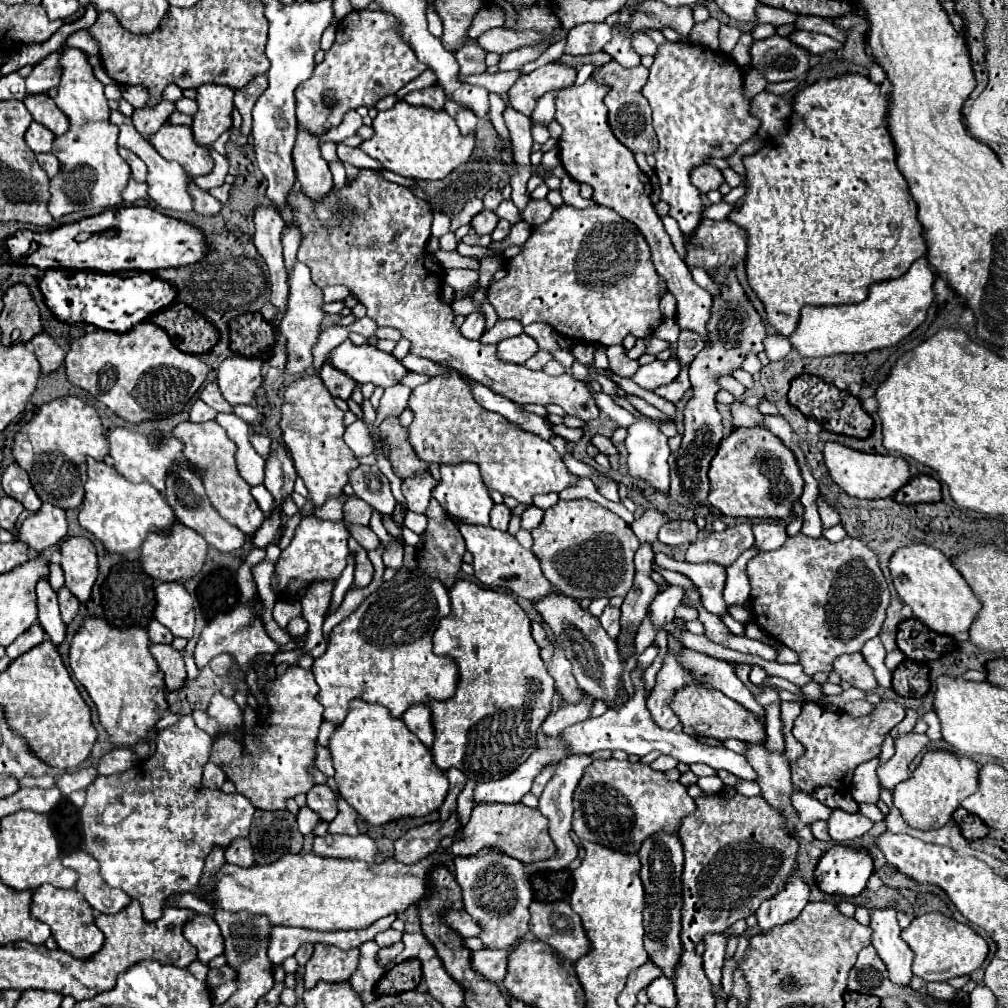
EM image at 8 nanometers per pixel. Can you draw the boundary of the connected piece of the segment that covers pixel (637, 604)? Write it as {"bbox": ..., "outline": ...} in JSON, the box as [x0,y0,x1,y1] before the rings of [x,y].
{"bbox":[616,544,658,648],"outline":[[[640,544],[634,562],[636,562],[634,586],[626,594],[624,604],[620,608],[622,610],[622,618],[620,618],[622,630],[620,630],[620,636],[616,642],[622,648],[634,644],[634,632],[642,624],[642,620],[646,618],[652,598],[656,598],[656,594],[658,594],[658,584],[650,578],[650,574],[654,572],[654,568],[652,568],[652,562],[654,562],[652,546]]]}

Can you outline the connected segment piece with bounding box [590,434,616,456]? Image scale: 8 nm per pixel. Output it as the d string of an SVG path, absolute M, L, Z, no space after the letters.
M596 434L596 436L592 436L592 440L590 440L602 454L616 454L616 446L610 442L610 438L606 438L606 436L602 436L602 434Z

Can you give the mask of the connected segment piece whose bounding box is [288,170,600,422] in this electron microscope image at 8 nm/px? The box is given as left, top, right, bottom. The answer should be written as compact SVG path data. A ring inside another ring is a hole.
M360 170L358 178L356 178L350 186L344 186L340 192L330 192L320 204L314 204L314 202L312 202L310 198L306 198L300 190L292 190L292 192L290 192L288 204L292 206L292 220L296 220L296 222L300 224L300 228L302 228L302 244L300 244L300 248L298 248L298 260L304 262L306 266L310 266L310 270L312 270L312 282L316 282L320 288L326 288L326 286L332 286L332 284L344 284L344 286L348 286L350 292L356 294L356 298L368 308L368 316L374 318L374 320L378 322L378 326L392 326L392 328L398 328L398 330L402 332L402 336L408 338L408 340L412 342L412 348L410 348L412 354L422 356L422 358L430 358L430 360L434 360L434 362L448 362L450 368L454 368L454 370L458 370L458 372L462 372L462 374L466 374L466 376L470 376L470 378L482 382L484 386L492 388L496 394L502 394L502 396L510 398L510 400L516 402L516 404L528 404L528 402L532 402L532 404L558 404L566 414L576 416L576 418L580 418L580 420L584 420L584 422L596 420L596 418L600 416L600 410L598 410L594 398L590 396L588 388L584 386L584 382L576 380L572 374L548 376L548 374L542 372L542 370L540 370L540 372L534 372L534 370L528 370L526 366L520 366L520 364L502 362L502 360L498 360L498 356L496 356L494 344L482 344L480 340L468 340L468 338L464 338L464 336L460 334L460 330L454 326L454 314L452 314L450 306L444 304L444 302L440 302L440 286L442 286L442 282L444 282L444 268L442 268L442 266L426 252L426 242L428 242L428 238L430 238L430 226L432 226L432 212L430 212L430 206L428 206L426 200L414 196L410 188L400 186L400 184L394 184L394 182L388 182L388 180L380 178L374 170Z

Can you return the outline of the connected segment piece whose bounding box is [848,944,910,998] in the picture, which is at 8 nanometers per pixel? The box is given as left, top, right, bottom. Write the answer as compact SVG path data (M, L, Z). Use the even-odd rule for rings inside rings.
M870 944L858 954L858 962L848 976L848 990L878 998L900 998L910 986L894 986L894 982L888 982L888 970L884 970L884 962L880 962L876 948Z

